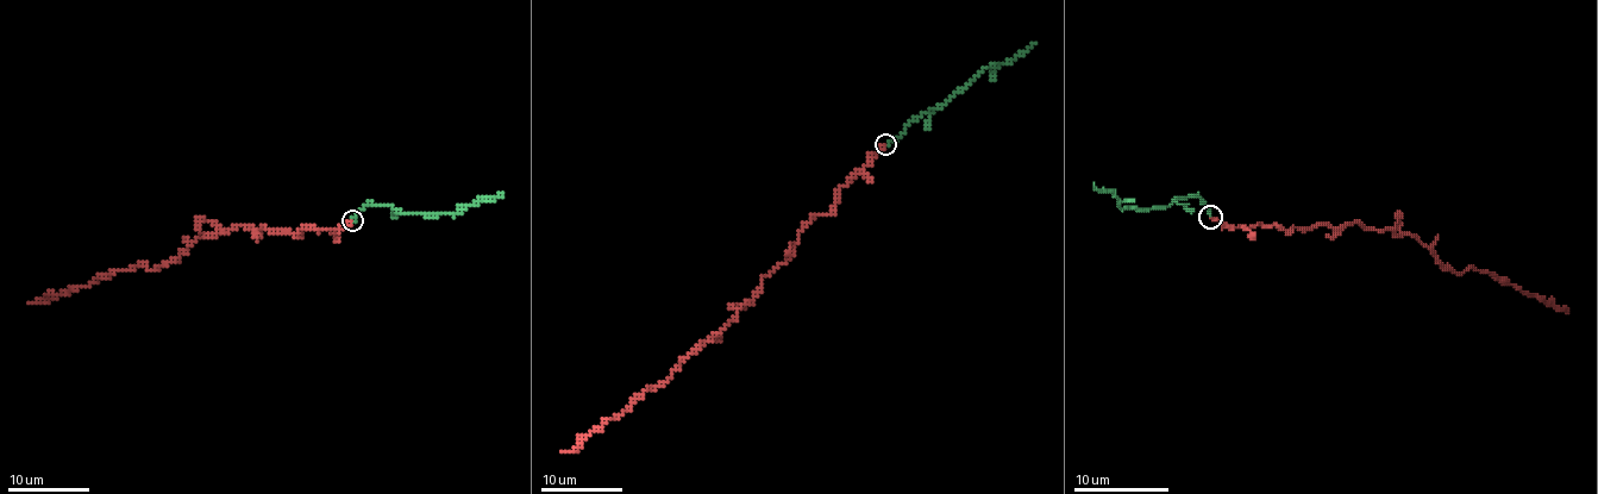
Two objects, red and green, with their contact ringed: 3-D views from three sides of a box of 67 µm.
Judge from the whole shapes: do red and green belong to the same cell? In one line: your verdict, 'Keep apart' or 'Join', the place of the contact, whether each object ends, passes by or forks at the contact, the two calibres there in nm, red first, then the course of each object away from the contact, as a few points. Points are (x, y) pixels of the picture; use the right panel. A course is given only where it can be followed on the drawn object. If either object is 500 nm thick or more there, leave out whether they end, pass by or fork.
Keep apart. Place: (1210, 217). At the ring red ends. At the ring green ends. Thickness 200 nm (red) against 160 nm. Course of red: (1210, 216), (1232, 227), (1279, 225), (1291, 232), (1361, 223), (1411, 235), (1456, 273), (1492, 273), (1568, 313). Course of green: (1210, 216), (1210, 208), (1198, 197), (1177, 197), (1165, 206), (1122, 208), (1115, 197), (1101, 192), (1094, 182)

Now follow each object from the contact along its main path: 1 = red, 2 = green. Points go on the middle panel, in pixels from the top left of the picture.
1: (885, 144), (838, 189), (838, 204), (797, 233), (794, 252), (720, 335), (572, 450), (561, 452)
2: (885, 144), (920, 116), (945, 105), (985, 68), (1010, 62), (1036, 44)

